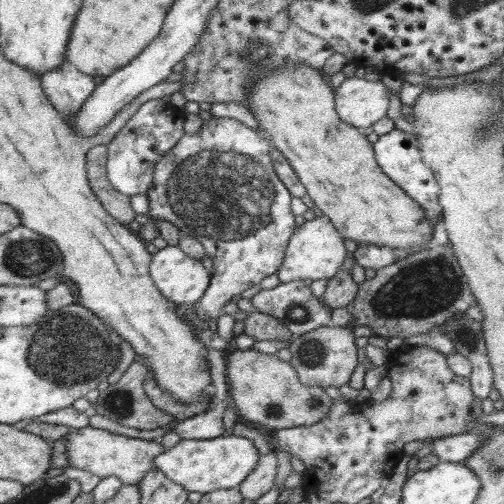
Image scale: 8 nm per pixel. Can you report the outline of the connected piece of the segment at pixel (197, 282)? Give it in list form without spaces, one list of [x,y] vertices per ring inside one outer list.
[[[172,245],[153,255],[149,274],[164,298],[185,307],[204,296],[211,278],[200,259],[191,258]]]

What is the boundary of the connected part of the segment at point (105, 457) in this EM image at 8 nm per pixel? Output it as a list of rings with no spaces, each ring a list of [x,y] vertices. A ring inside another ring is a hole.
[[[84,426],[71,429],[67,439],[68,464],[74,468],[89,470],[96,476],[106,478],[116,476],[122,484],[136,485],[144,476],[154,469],[154,458],[164,452],[164,446],[159,440],[142,440],[108,432],[106,429]]]

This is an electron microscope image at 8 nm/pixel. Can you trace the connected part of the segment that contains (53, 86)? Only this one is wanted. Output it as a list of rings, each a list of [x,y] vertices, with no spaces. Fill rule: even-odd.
[[[68,61],[58,69],[45,72],[40,80],[44,94],[66,120],[74,118],[97,85],[93,76],[83,73]]]

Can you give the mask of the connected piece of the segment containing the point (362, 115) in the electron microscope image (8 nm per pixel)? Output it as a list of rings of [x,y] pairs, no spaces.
[[[352,77],[334,89],[335,109],[340,119],[360,130],[386,117],[389,96],[382,81]]]

